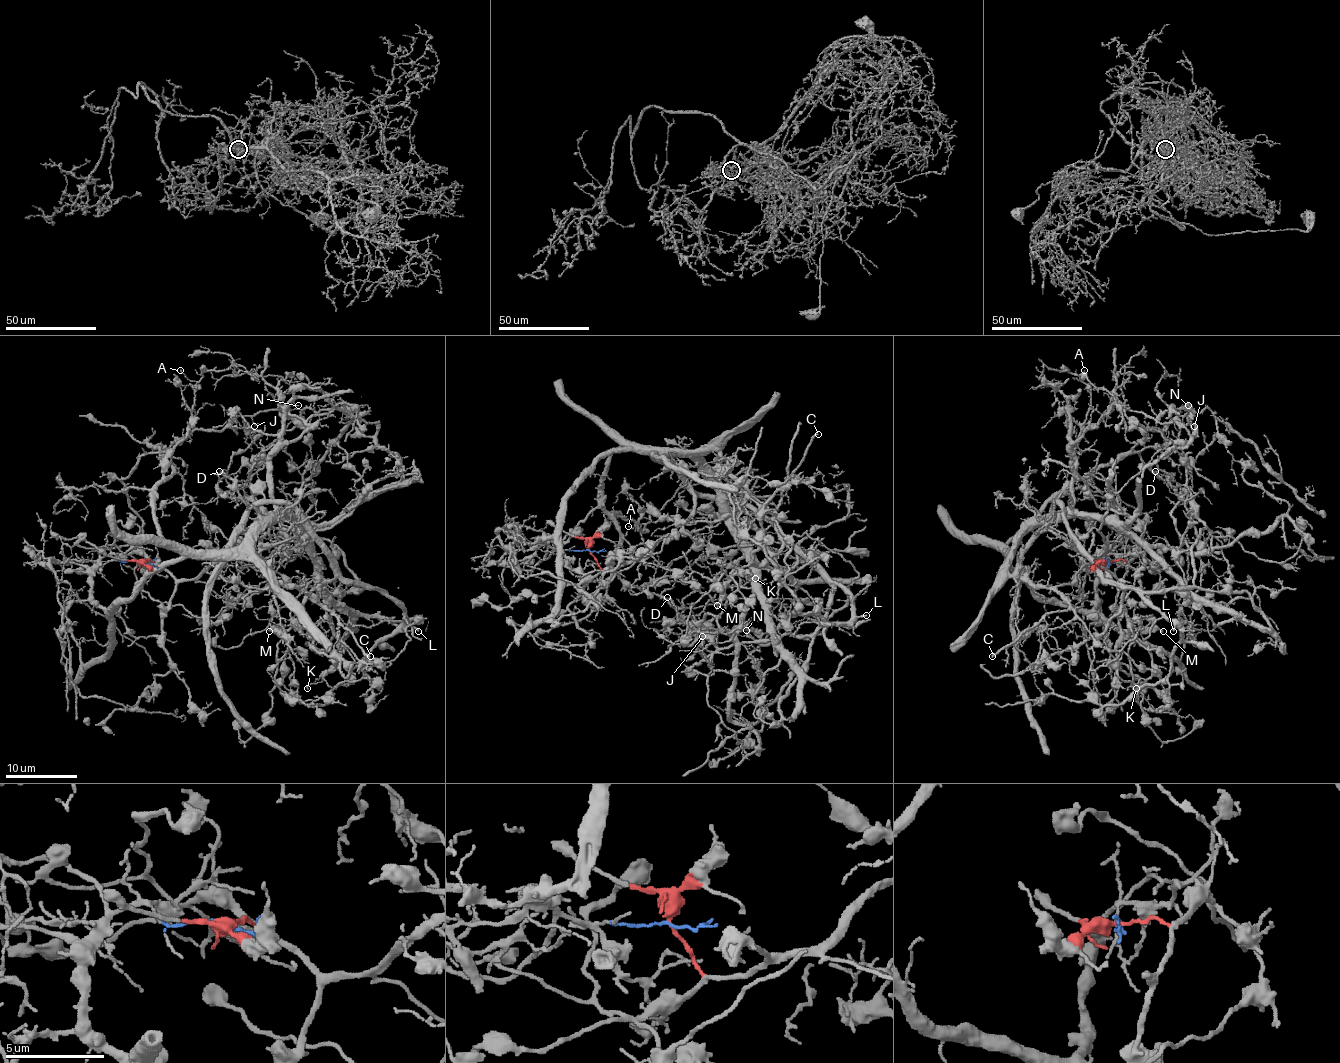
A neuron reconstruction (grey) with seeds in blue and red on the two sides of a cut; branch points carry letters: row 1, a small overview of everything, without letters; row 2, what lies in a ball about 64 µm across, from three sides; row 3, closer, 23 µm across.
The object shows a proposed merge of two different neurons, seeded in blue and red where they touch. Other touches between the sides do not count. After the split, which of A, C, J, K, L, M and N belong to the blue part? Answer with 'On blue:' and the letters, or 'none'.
On blue: A, C, J, K, N

